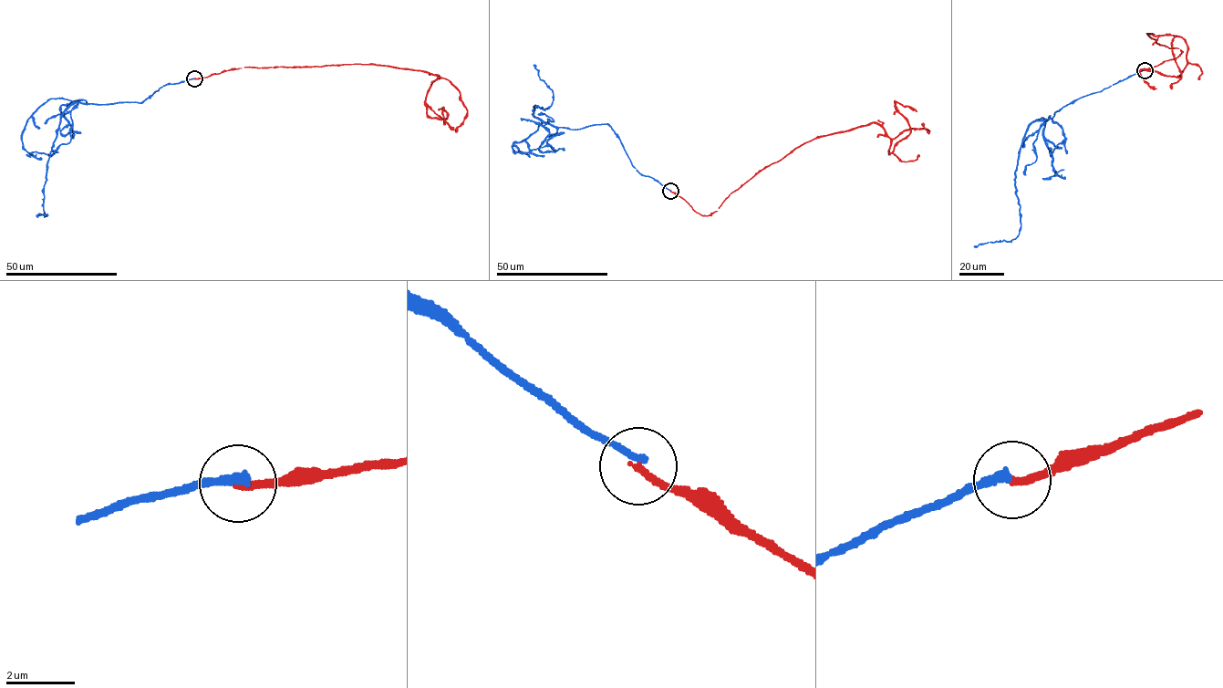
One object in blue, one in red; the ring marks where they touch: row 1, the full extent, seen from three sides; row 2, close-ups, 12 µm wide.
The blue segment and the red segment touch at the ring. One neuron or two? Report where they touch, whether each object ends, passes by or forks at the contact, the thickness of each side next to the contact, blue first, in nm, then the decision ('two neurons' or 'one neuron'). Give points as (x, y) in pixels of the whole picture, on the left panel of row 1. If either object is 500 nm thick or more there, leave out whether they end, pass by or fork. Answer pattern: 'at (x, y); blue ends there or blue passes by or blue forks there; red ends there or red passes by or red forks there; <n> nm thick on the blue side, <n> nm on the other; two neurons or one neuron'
at (194, 78); blue ends there; red ends there; 240 nm thick on the blue side, 200 nm on the other; two neurons

